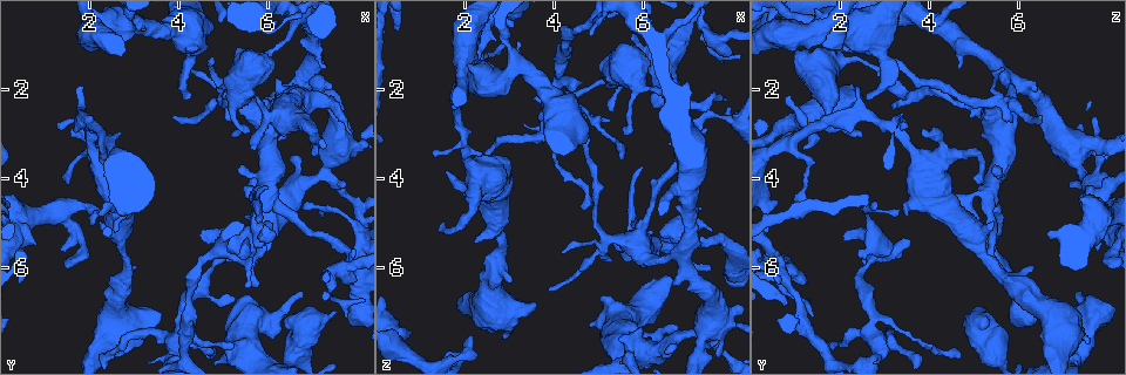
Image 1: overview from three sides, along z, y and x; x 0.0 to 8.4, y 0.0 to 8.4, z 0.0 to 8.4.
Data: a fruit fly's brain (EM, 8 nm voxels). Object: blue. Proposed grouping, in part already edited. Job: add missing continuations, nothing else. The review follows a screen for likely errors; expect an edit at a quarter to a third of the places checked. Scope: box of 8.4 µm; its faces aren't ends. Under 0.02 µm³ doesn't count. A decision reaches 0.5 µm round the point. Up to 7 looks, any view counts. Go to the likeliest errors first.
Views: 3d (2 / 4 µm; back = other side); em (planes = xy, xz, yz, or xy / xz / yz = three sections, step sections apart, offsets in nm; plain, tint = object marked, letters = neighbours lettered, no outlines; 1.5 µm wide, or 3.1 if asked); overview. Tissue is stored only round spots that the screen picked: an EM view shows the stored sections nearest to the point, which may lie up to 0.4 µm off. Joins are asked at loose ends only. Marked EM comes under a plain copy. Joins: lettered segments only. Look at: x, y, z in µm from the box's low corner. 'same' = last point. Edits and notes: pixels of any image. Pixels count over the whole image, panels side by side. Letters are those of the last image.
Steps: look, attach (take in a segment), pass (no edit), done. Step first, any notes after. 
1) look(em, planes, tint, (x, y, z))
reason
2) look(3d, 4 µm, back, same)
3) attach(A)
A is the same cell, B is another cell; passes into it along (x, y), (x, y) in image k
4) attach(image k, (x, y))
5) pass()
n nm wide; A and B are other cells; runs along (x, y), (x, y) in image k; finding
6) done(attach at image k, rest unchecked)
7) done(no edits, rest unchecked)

look(em, planes, letters, (6.60, 2.35, 3.15))
free end

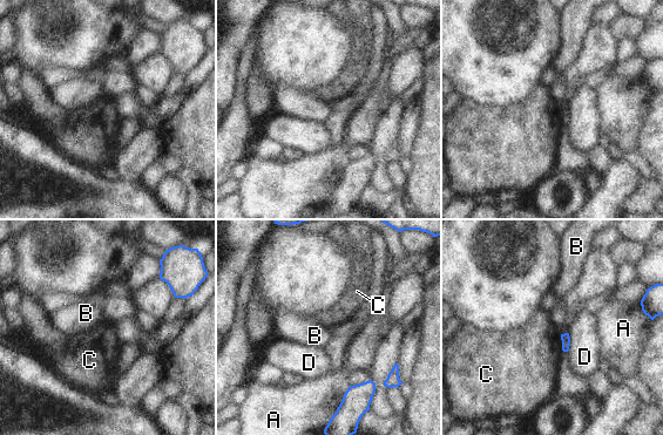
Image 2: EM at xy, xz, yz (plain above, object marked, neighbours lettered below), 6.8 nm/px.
pass()
A, B, C and D are other cells; border along (560, 334), (563, 351) in image 2; no lettered segment goes on from it

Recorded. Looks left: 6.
look(em, planes, letters, (5.75, 2.10, 0.90))
free end

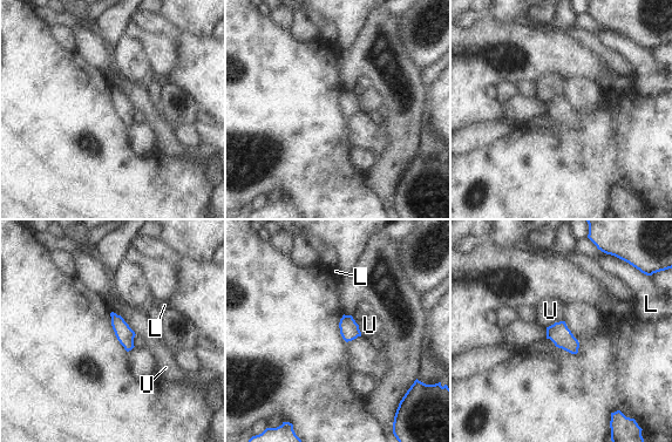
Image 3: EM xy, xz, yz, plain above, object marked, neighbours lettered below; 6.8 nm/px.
pass()
L and U are other cells; border along (121, 317), (136, 334) in image 3; no lettered segment goes on from it

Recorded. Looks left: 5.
look(em, yz, step 4, letters, (1.75, 1.90, 2.35))
branch stops here

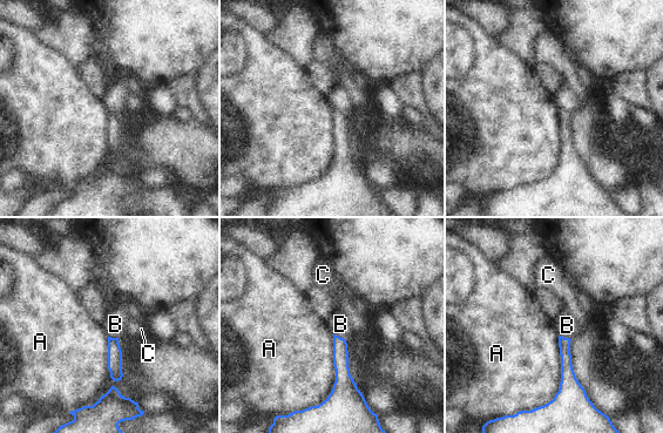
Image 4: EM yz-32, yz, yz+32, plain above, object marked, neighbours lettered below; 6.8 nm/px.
pass()
A, B and C are other cells; border along (333, 333), (345, 339) in image 4; no lettered segment goes on from it

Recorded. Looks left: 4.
done(no edits, rest unchecked)

